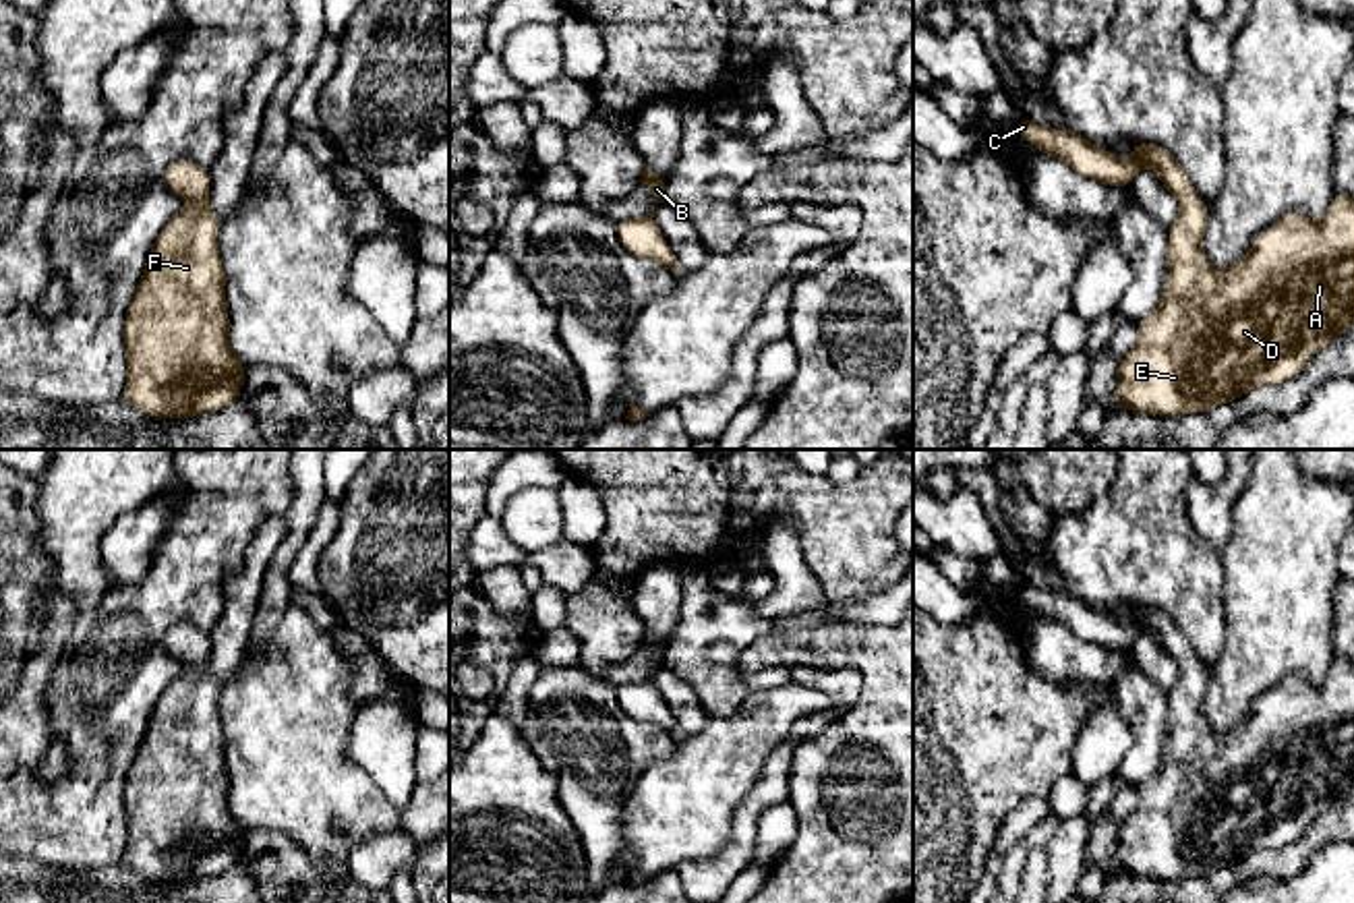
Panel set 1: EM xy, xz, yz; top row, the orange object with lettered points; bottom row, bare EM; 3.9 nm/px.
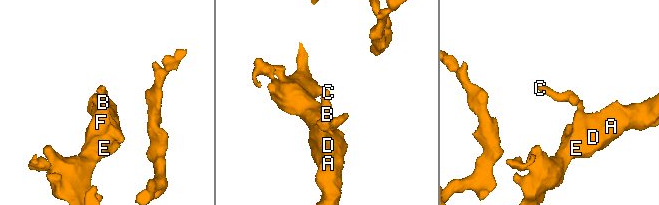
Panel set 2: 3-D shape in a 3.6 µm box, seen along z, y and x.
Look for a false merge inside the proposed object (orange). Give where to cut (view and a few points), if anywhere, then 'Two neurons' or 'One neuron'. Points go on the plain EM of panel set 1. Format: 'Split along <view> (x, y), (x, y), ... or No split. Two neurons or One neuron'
No split. One neuron

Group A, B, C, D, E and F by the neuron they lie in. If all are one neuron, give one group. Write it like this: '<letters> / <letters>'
A B C D E F

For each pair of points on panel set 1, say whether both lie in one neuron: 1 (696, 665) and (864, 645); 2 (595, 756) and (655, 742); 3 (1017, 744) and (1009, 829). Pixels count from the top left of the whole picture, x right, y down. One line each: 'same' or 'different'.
1: different
2: same
3: different

